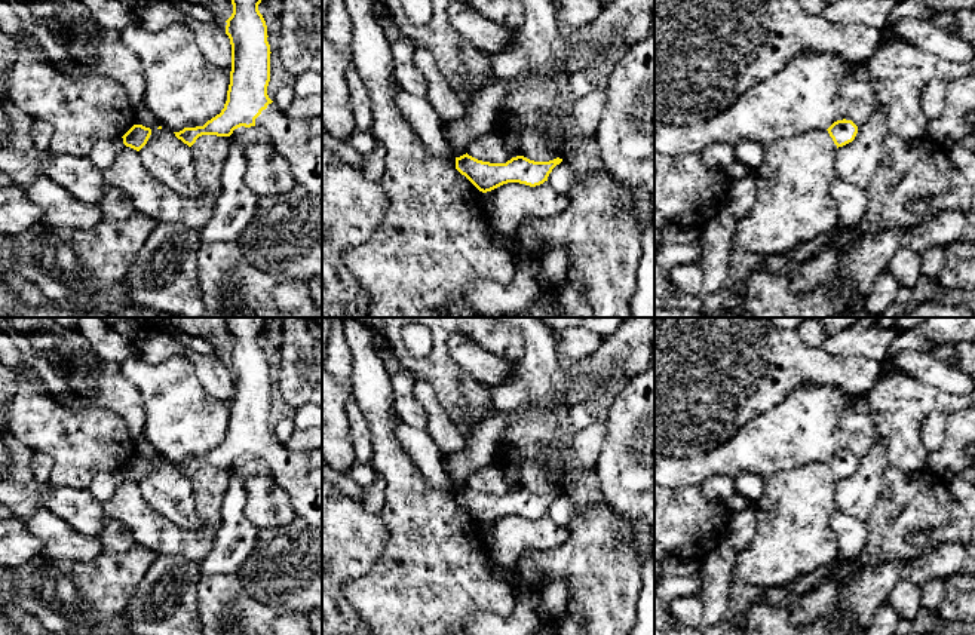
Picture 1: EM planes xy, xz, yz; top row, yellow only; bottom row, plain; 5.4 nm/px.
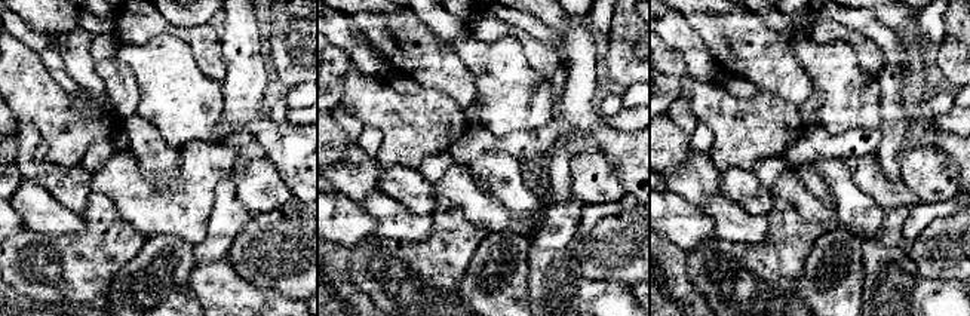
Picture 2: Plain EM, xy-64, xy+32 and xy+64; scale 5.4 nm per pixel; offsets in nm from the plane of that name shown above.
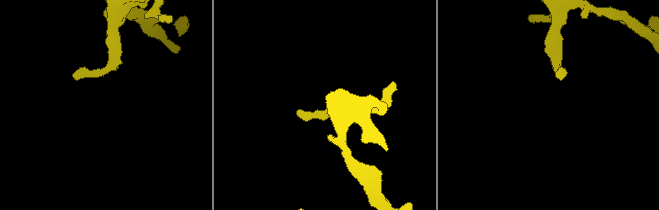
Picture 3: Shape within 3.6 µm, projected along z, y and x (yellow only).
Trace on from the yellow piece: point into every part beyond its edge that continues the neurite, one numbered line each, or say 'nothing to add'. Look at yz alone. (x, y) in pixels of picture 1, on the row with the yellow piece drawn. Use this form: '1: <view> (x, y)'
nothing to add

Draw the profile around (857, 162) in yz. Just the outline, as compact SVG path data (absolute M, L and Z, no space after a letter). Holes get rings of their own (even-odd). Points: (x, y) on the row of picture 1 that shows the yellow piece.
M879 102L870 119L858 126L855 139L837 148L837 178L865 190L877 172L887 135L887 107Z

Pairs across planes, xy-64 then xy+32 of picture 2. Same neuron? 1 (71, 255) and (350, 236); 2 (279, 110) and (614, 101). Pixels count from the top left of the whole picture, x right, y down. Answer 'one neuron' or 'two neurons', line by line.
1: two neurons
2: one neuron

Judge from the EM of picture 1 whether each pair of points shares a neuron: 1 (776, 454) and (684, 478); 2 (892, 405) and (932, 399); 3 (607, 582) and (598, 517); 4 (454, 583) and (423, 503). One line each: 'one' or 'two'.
1: one
2: one
3: one
4: one

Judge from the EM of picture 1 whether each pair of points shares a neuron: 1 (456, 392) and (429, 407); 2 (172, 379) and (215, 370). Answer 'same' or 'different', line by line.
1: different
2: different

